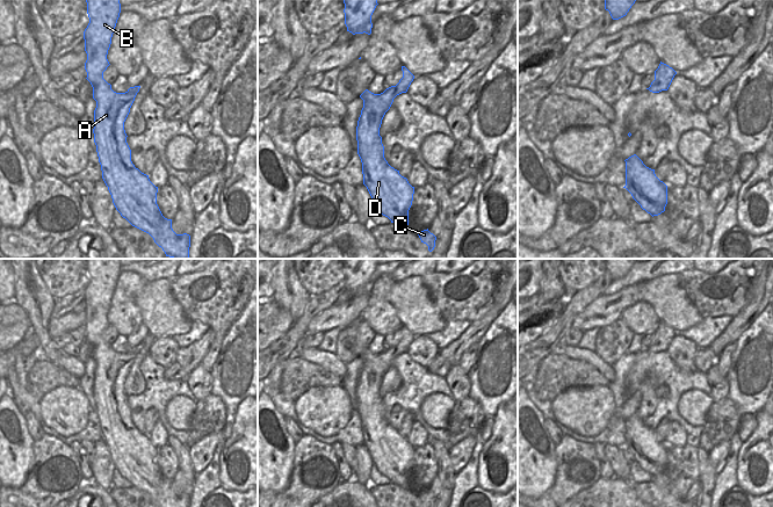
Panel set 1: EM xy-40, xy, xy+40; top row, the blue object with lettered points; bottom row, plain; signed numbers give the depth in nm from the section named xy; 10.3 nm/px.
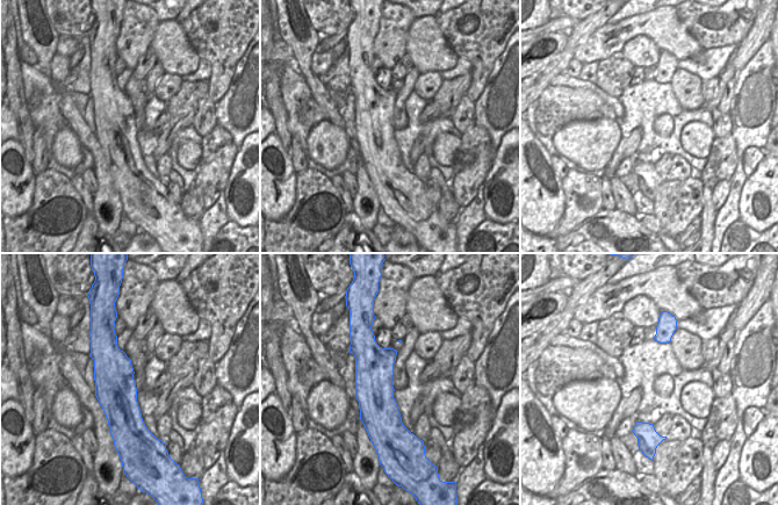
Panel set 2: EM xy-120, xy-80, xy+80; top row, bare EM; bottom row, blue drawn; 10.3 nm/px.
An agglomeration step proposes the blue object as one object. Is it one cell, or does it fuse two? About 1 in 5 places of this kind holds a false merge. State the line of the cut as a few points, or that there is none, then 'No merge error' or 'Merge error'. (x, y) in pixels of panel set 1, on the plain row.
No split. No merge error

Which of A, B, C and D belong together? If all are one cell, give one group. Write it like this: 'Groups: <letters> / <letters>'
Groups: A B C D

